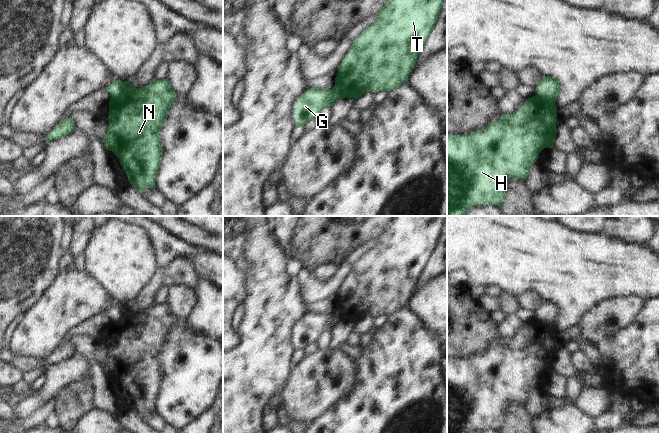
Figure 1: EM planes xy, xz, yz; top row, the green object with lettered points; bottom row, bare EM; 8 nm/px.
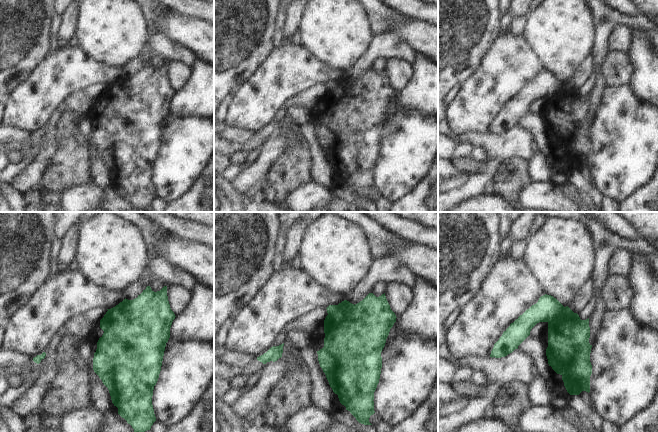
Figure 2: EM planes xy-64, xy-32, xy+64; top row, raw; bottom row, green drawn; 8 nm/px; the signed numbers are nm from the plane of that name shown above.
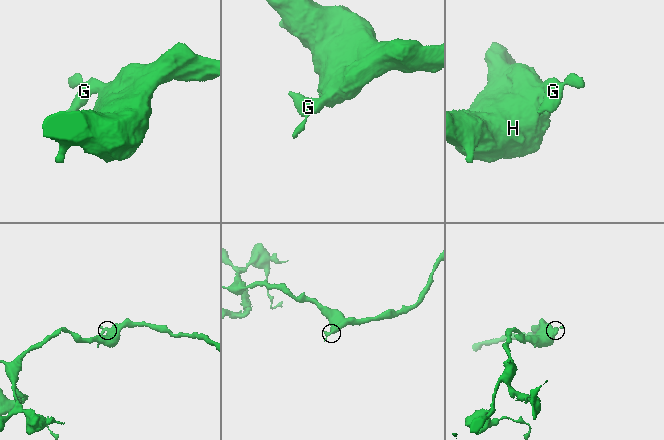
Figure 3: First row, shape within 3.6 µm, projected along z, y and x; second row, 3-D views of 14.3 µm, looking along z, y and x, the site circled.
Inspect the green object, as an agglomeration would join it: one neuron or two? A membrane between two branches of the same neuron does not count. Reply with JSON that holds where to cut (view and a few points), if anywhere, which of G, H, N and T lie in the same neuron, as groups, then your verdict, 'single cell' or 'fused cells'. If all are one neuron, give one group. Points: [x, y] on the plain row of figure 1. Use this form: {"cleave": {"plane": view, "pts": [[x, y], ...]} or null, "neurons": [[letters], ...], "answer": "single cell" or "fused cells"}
{"cleave": {"plane": "xy", "pts": [[123, 306], [121, 316], [117, 320], [111, 321]]}, "neurons": [["G"], ["H", "N", "T"]], "answer": "fused cells"}

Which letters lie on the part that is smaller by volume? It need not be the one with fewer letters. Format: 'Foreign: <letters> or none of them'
Foreign: G

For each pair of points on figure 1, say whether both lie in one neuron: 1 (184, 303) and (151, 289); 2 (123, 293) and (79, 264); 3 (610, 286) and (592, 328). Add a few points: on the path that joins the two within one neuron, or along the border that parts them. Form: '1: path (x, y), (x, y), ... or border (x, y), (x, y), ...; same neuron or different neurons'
1: border (168, 286), (186, 285), (191, 289); different neurons
2: border (84, 253), (85, 268); different neurons
3: border (628, 293), (605, 297), (595, 302), (586, 311); different neurons

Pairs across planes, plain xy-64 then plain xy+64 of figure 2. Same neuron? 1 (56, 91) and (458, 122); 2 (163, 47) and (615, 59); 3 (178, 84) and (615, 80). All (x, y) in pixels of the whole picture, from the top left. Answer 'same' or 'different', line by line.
1: same
2: different
3: same

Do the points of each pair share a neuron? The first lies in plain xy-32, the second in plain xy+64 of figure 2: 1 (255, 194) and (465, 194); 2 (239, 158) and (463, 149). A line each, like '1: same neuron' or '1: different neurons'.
1: same neuron
2: different neurons

